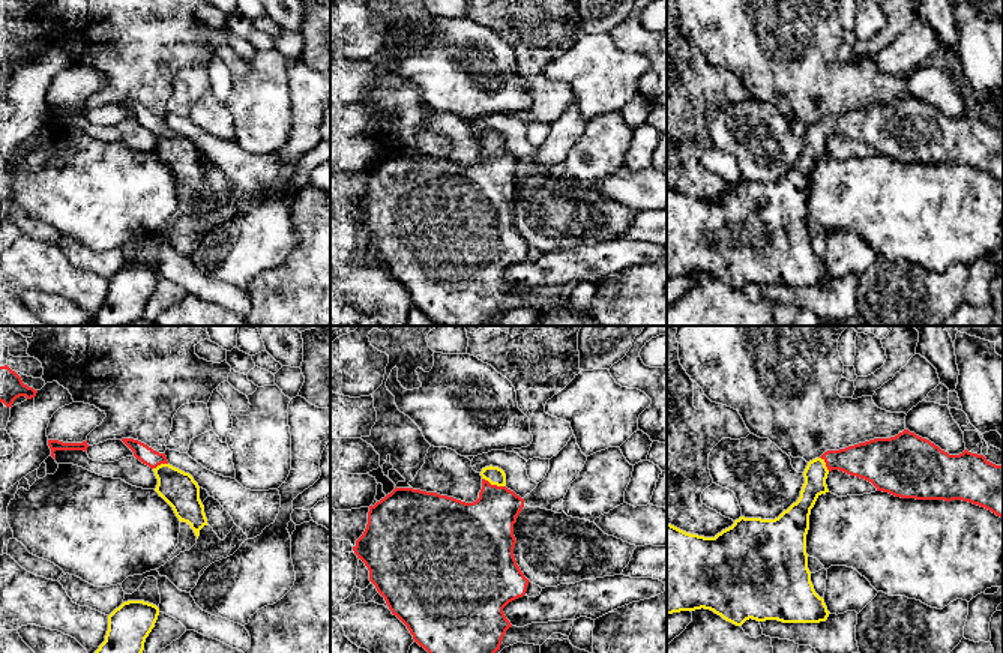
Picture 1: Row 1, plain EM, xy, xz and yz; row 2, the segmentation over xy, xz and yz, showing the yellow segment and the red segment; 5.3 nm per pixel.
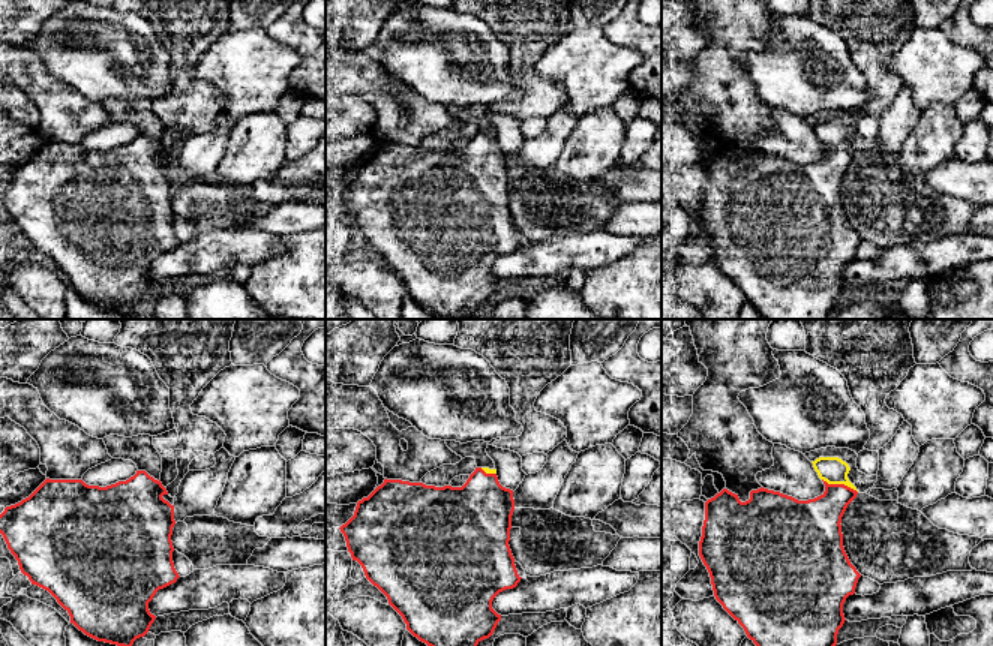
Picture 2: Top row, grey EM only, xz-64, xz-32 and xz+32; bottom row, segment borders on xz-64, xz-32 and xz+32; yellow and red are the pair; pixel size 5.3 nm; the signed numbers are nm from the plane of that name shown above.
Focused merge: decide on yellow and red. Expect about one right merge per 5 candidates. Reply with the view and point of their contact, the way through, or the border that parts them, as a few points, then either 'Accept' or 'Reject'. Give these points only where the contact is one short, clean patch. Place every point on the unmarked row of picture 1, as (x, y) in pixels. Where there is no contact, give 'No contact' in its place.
Touches yellow at xz (494, 147). Path across: xz (496, 140), (494, 147), (494, 177), (484, 192). Accept

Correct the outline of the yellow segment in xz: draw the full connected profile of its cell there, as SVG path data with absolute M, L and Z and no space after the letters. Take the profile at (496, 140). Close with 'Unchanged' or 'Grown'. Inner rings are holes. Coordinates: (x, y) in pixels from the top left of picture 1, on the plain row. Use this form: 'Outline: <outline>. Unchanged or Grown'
Outline: M485 131L480 140L482 153L473 167L395 150L390 158L369 170L366 192L353 210L392 278L407 290L414 306L438 326L492 326L491 321L500 314L506 294L512 291L503 272L523 261L530 246L514 219L514 188L524 171L524 162L506 152L506 138L502 132Z. Grown

